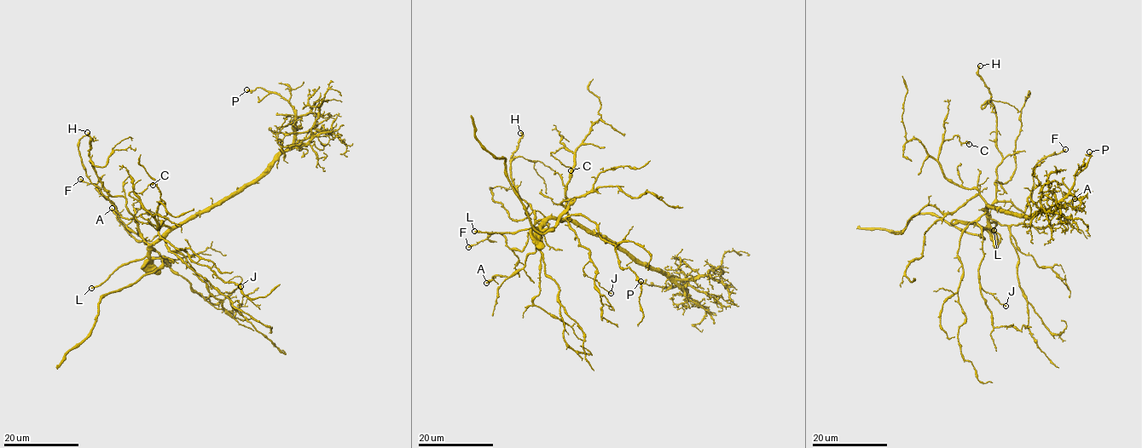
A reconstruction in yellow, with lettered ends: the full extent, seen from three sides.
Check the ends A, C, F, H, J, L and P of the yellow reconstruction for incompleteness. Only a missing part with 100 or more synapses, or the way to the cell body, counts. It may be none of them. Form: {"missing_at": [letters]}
{"missing_at": ["L"]}

